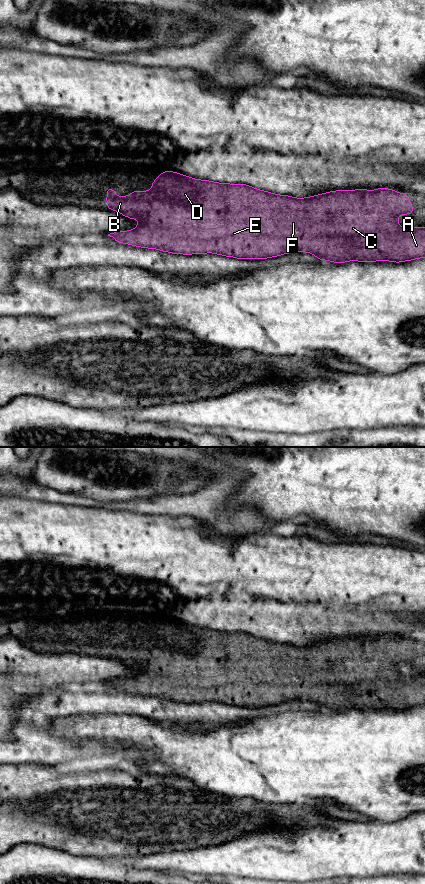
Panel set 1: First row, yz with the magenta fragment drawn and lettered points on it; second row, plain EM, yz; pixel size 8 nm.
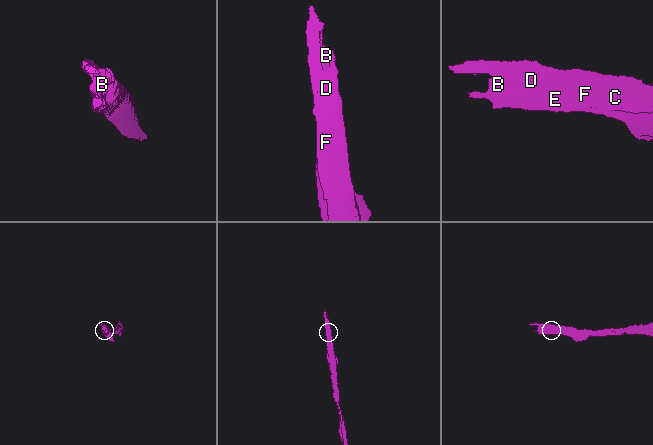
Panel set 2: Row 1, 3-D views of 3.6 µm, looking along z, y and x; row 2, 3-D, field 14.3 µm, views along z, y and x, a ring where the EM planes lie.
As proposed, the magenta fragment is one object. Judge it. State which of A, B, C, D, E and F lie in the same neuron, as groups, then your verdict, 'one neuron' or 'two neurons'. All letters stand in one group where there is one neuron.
groups A B C D E F; one neuron

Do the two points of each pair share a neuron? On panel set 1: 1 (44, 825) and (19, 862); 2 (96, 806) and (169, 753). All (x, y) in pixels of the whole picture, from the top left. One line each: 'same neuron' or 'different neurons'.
1: different neurons
2: different neurons

